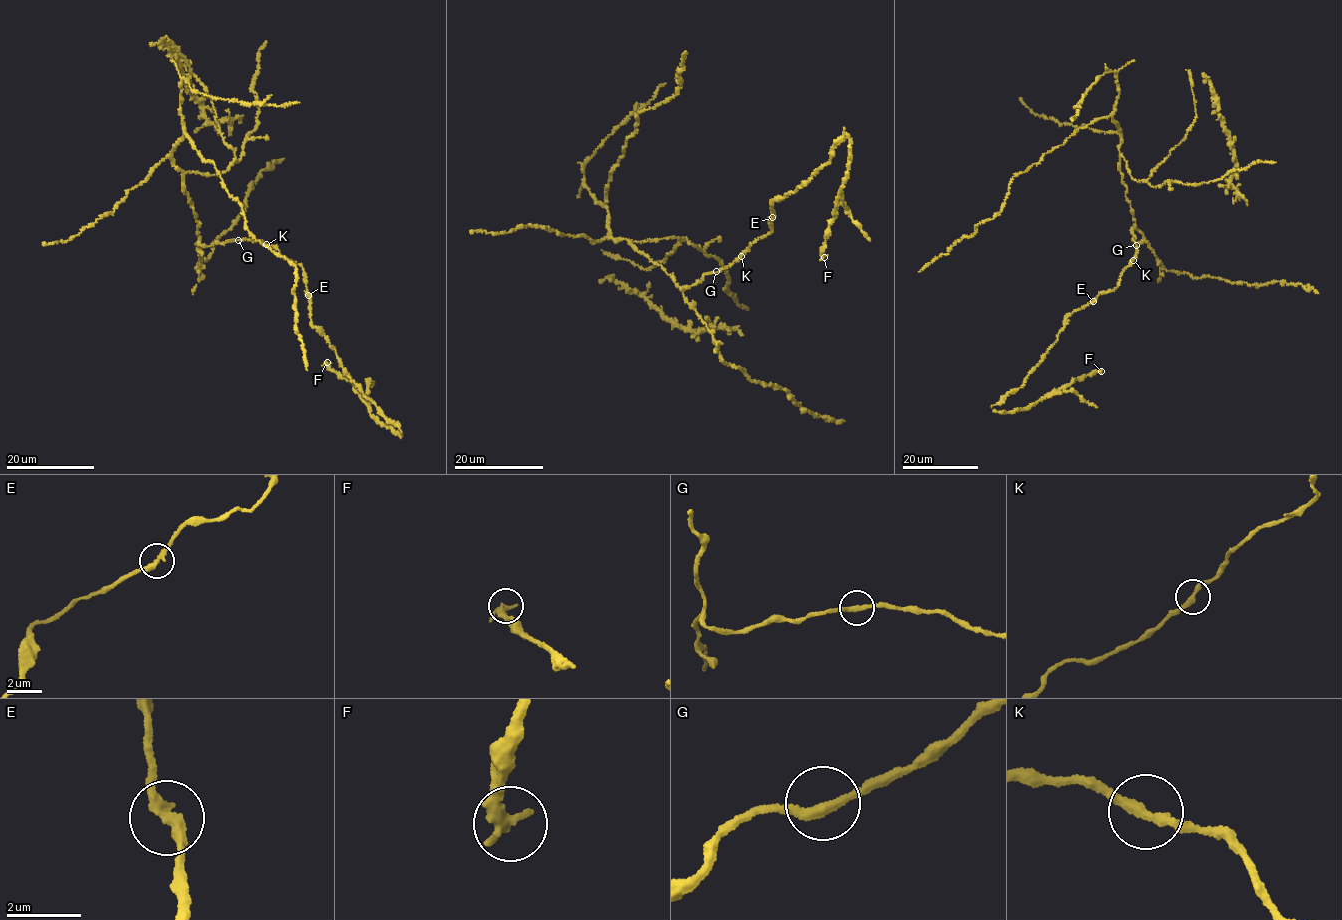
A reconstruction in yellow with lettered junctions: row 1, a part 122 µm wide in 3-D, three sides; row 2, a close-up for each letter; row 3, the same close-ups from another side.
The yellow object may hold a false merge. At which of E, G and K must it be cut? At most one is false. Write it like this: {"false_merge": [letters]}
{"false_merge": ["E"]}

